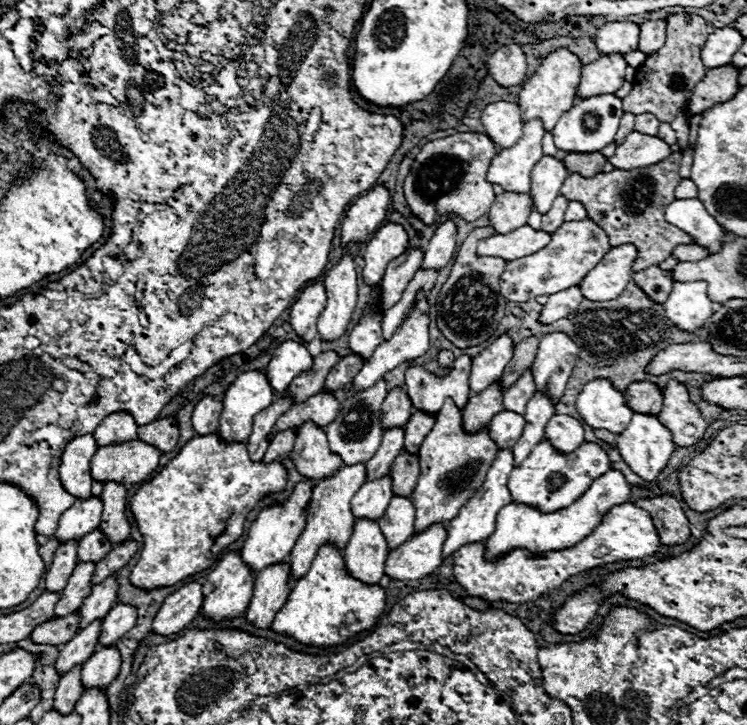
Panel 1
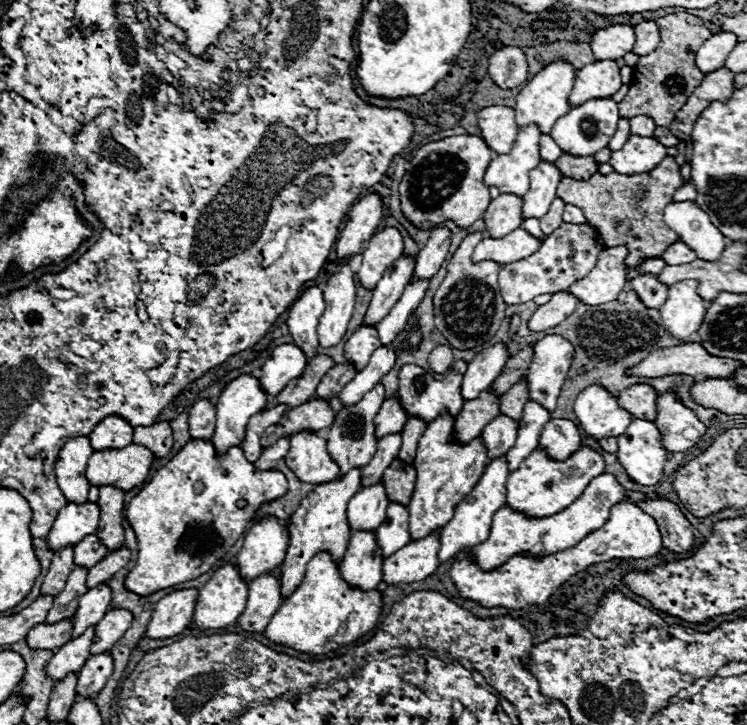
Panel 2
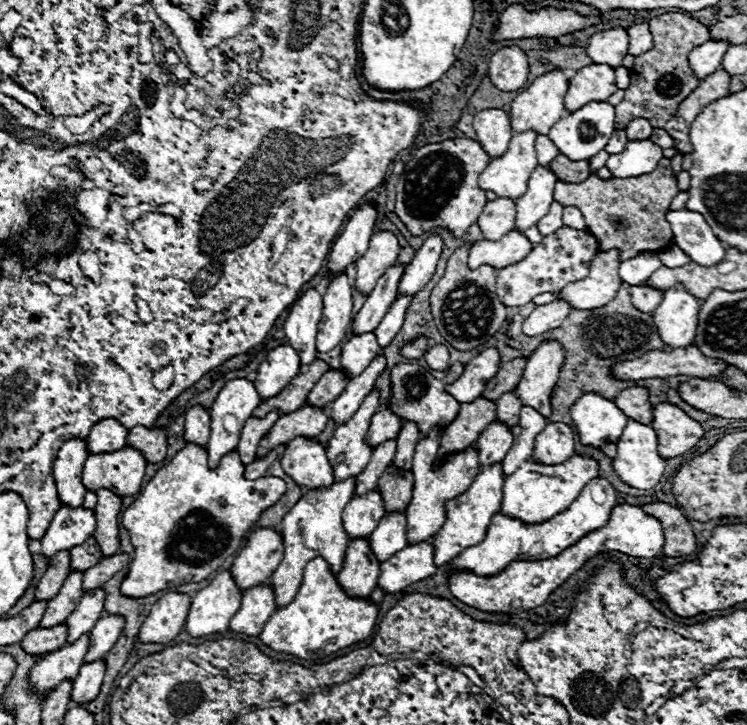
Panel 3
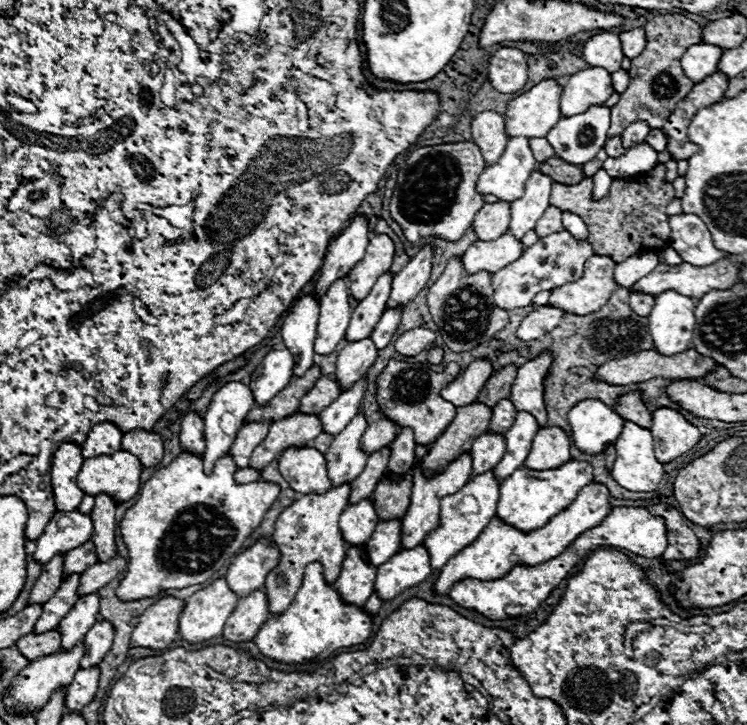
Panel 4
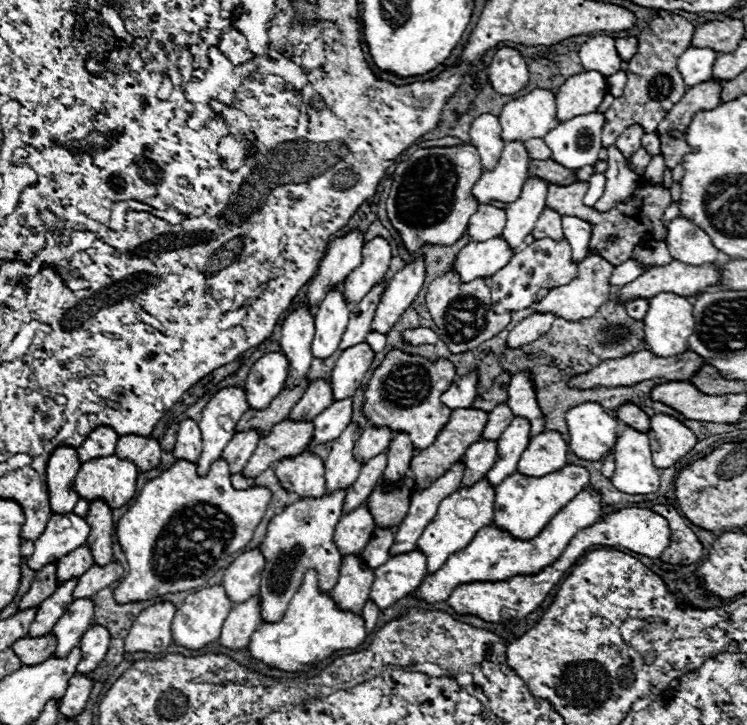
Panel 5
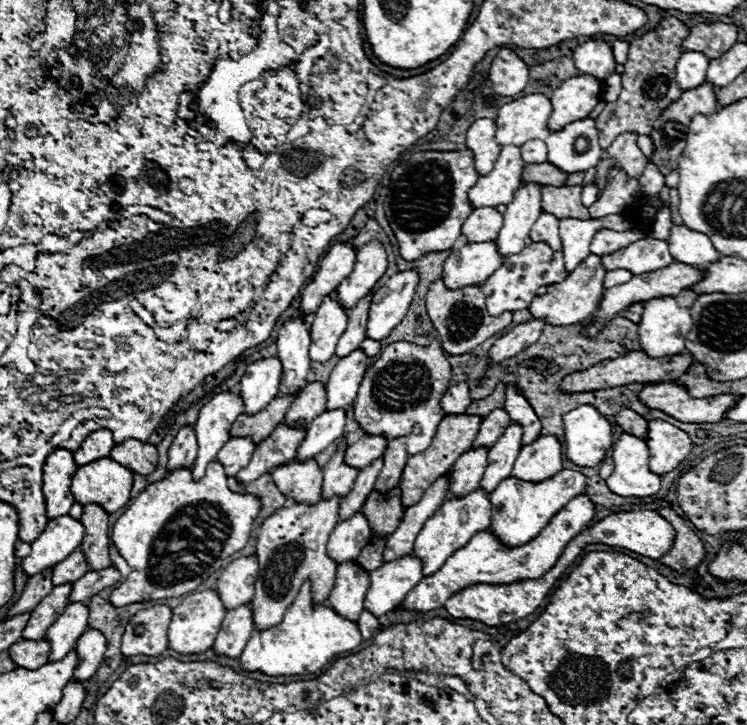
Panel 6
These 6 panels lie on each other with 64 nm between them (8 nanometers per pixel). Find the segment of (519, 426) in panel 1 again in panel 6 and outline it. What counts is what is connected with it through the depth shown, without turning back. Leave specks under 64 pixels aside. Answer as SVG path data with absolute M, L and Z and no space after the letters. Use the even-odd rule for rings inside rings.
M470 448L458 458L458 462L452 466L450 496L464 496L478 488L486 470L488 452L490 448Z

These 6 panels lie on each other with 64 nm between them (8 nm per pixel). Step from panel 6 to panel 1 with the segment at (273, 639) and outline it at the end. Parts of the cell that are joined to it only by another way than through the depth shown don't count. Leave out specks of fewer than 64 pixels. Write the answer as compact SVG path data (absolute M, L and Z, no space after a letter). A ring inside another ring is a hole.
M324 544L310 570L294 584L288 602L276 614L272 630L294 636L302 644L330 646L342 644L358 632L376 624L386 606L386 592L380 584L364 584L346 572L342 552L334 544Z

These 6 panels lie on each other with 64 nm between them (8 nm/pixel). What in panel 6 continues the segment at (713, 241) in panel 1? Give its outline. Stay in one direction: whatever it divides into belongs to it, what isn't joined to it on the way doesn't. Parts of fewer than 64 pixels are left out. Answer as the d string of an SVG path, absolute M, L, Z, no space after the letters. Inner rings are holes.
M684 224L672 226L666 242L668 242L672 258L688 266L706 266L720 258L720 254L714 250L706 234L690 230Z

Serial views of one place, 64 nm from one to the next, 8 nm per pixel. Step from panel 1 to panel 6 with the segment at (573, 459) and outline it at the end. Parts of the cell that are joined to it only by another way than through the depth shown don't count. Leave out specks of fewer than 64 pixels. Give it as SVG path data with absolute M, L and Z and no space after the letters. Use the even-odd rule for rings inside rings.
M560 470L558 474L542 482L524 482L516 478L506 478L490 492L492 502L492 526L490 530L508 546L526 544L530 538L536 538L540 530L552 520L552 516L562 510L572 498L584 492L586 476L576 470Z

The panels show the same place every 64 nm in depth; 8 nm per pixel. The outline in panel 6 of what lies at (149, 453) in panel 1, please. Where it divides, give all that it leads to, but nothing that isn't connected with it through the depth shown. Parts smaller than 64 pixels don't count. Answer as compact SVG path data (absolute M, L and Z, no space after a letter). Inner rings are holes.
M102 458L92 464L78 466L70 488L76 502L84 506L100 504L108 514L112 514L130 500L132 482L132 470L110 458Z

